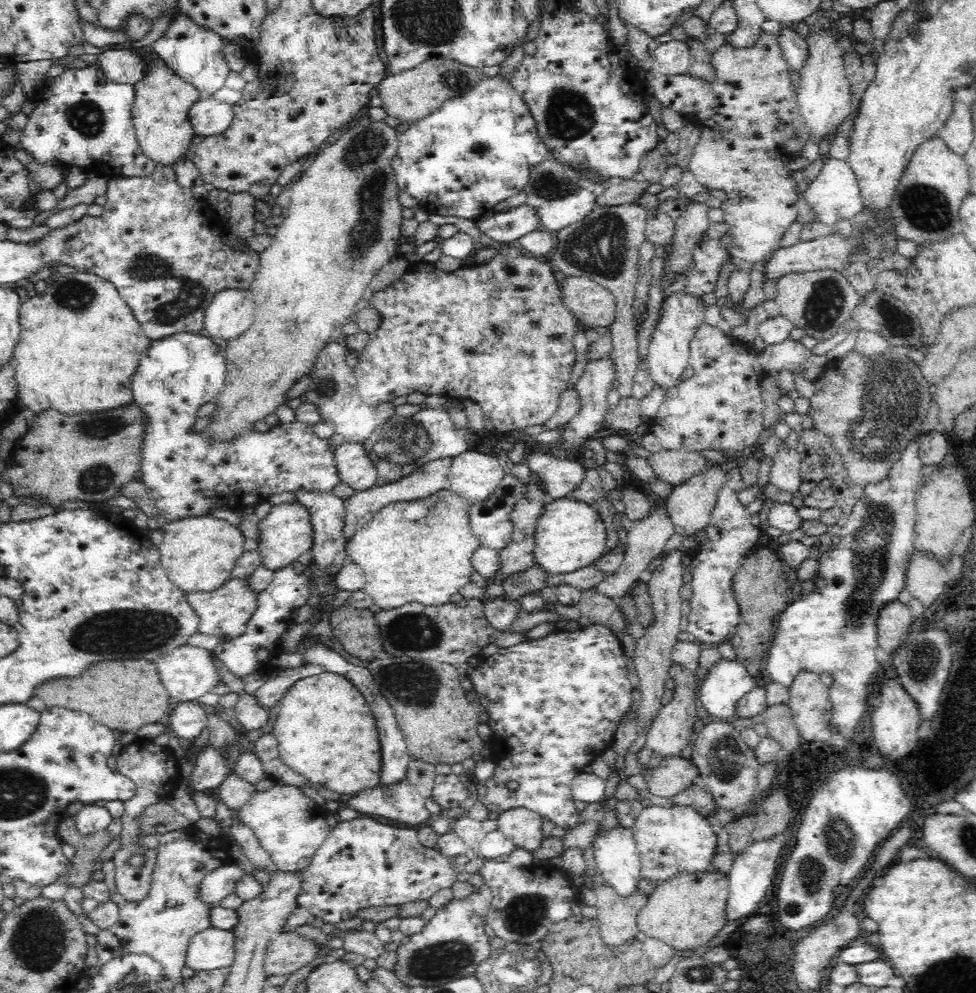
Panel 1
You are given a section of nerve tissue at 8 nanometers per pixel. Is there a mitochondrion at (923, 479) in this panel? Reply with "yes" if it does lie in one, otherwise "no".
no

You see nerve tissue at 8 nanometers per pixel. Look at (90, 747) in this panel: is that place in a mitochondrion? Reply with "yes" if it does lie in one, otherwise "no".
no

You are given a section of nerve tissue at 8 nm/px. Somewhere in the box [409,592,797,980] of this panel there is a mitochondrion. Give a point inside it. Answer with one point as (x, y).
(523, 914)

